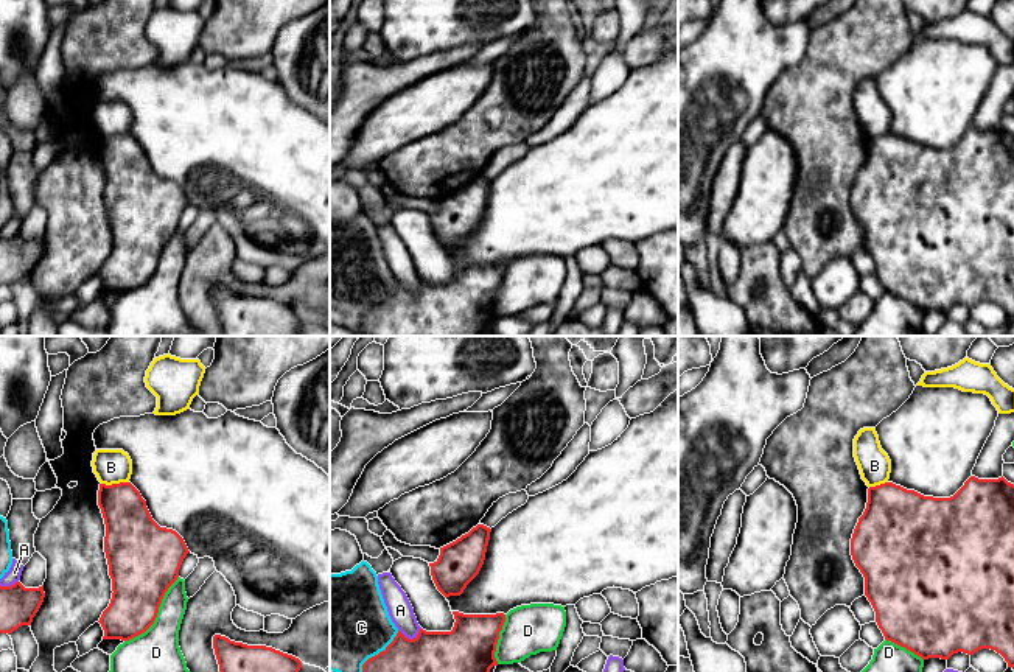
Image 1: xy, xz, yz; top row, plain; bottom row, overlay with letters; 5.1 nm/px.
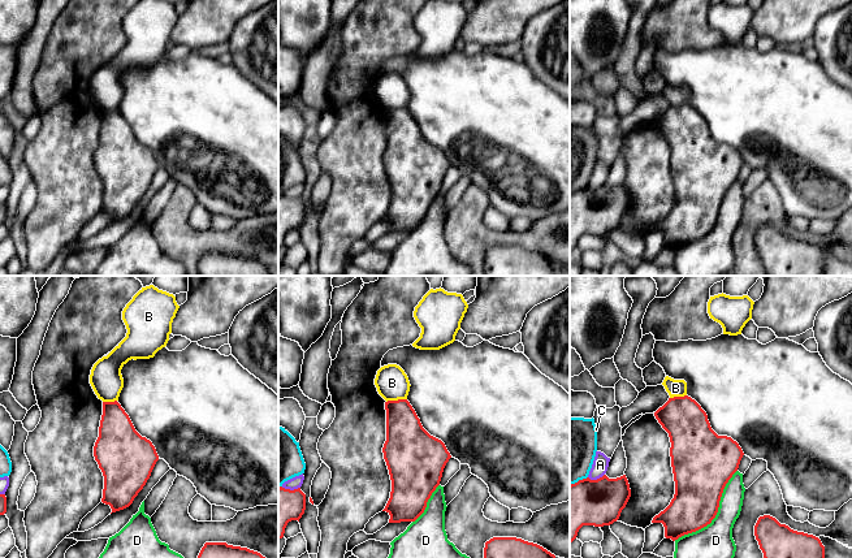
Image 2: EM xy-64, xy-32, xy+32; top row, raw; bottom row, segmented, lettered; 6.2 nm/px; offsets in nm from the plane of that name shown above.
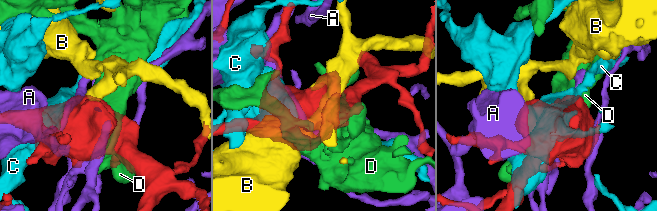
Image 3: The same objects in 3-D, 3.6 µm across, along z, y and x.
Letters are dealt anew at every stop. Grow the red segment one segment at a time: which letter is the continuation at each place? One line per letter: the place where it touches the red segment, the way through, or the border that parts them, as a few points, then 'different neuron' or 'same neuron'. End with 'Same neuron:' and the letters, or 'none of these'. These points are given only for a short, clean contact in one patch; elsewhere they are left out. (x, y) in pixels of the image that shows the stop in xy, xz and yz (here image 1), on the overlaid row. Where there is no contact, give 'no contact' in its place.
A: contact xz (411, 640); different neuron
B: contact xy (114, 484); border xy (128, 481), (101, 484); different neuron
C: contact xz (380, 652); different neuron
D: contact xy (157, 612); different neuron
Same neuron: none of these

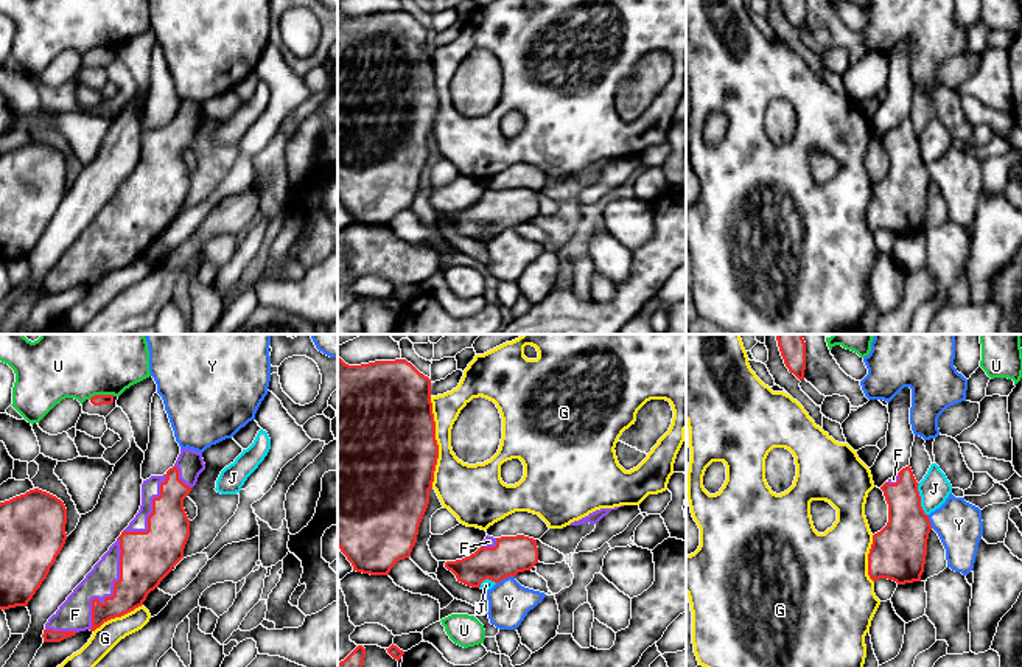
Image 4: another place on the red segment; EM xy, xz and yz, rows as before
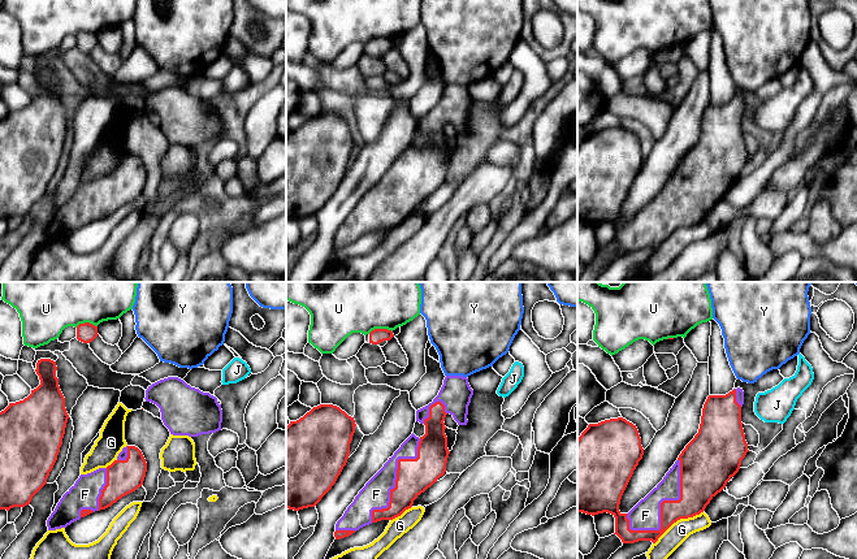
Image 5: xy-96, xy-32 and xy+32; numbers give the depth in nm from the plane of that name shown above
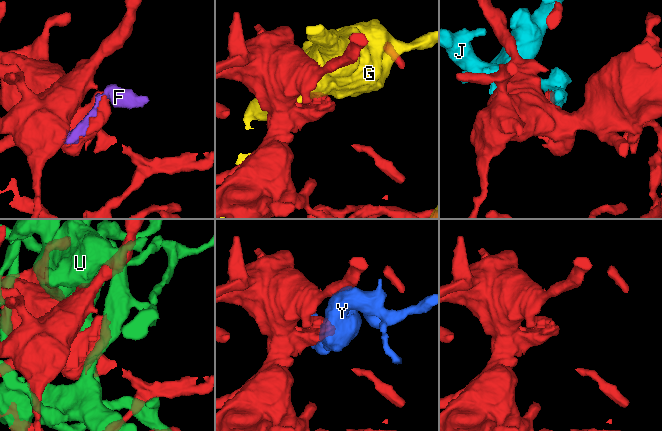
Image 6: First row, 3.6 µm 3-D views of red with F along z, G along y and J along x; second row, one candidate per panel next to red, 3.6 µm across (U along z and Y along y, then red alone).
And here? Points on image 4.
F: contact xy (114, 591); same neuron
G: contact xz (436, 442); different neuron
J: contact yz (920, 499); border yz (918, 484), (921, 507), (926, 515); different neuron
U: contact xy (101, 395); different neuron
Y: contact xz (504, 577); different neuron
Same neuron: F

